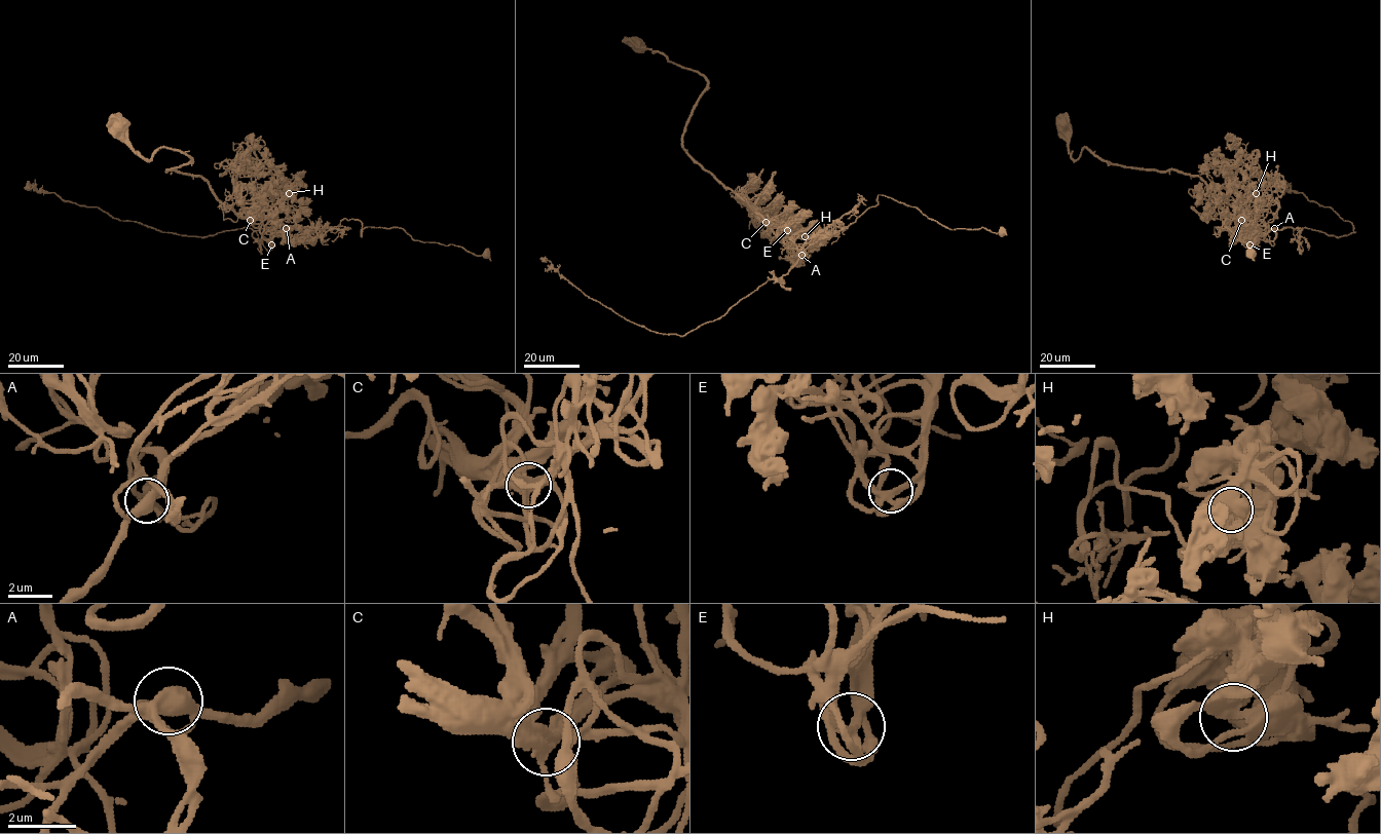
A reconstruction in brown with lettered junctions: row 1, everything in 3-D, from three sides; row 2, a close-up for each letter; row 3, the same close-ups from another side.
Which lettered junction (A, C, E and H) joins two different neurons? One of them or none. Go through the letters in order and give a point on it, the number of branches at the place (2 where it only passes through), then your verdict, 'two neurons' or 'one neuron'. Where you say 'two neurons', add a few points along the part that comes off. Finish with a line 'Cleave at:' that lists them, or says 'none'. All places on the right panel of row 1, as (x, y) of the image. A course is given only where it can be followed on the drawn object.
A: place (1274, 228); branches 4; two neurons; course (1274, 228), (1304, 227), (1337, 237), (1355, 232), (1331, 207), (1278, 188), (1278, 181)
C: place (1241, 220); branches 3; one neuron
E: place (1249, 244); branches 4; one neuron
H: place (1256, 193); branches 4; one neuron
Cleave at: A

